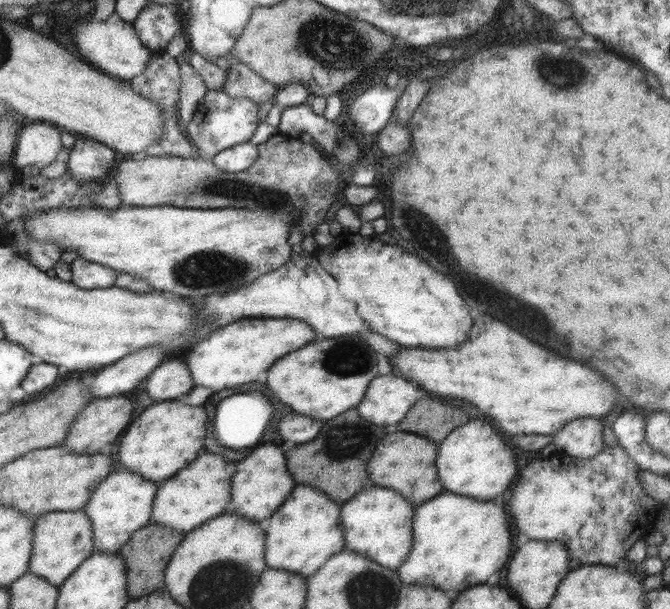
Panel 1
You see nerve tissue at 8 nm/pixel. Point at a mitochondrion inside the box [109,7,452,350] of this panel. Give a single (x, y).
(330, 42)

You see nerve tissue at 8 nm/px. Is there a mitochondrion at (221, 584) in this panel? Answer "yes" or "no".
yes

